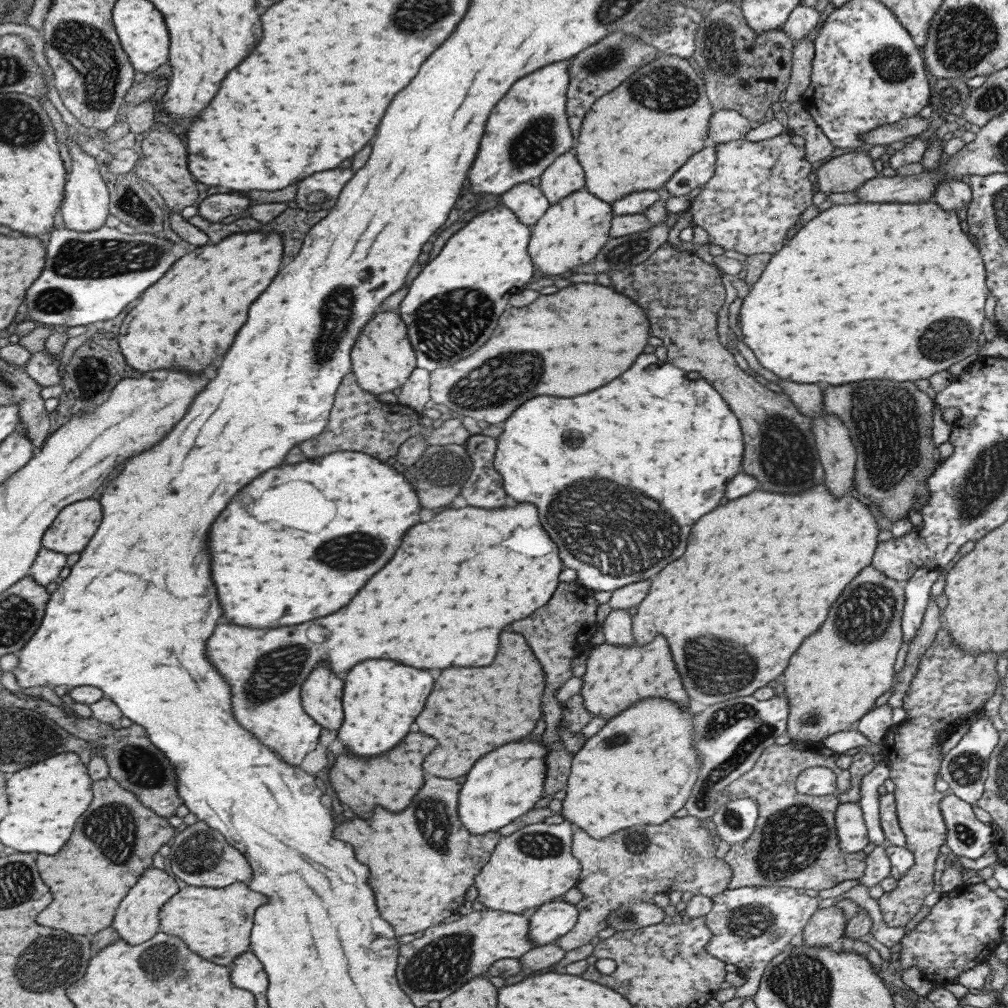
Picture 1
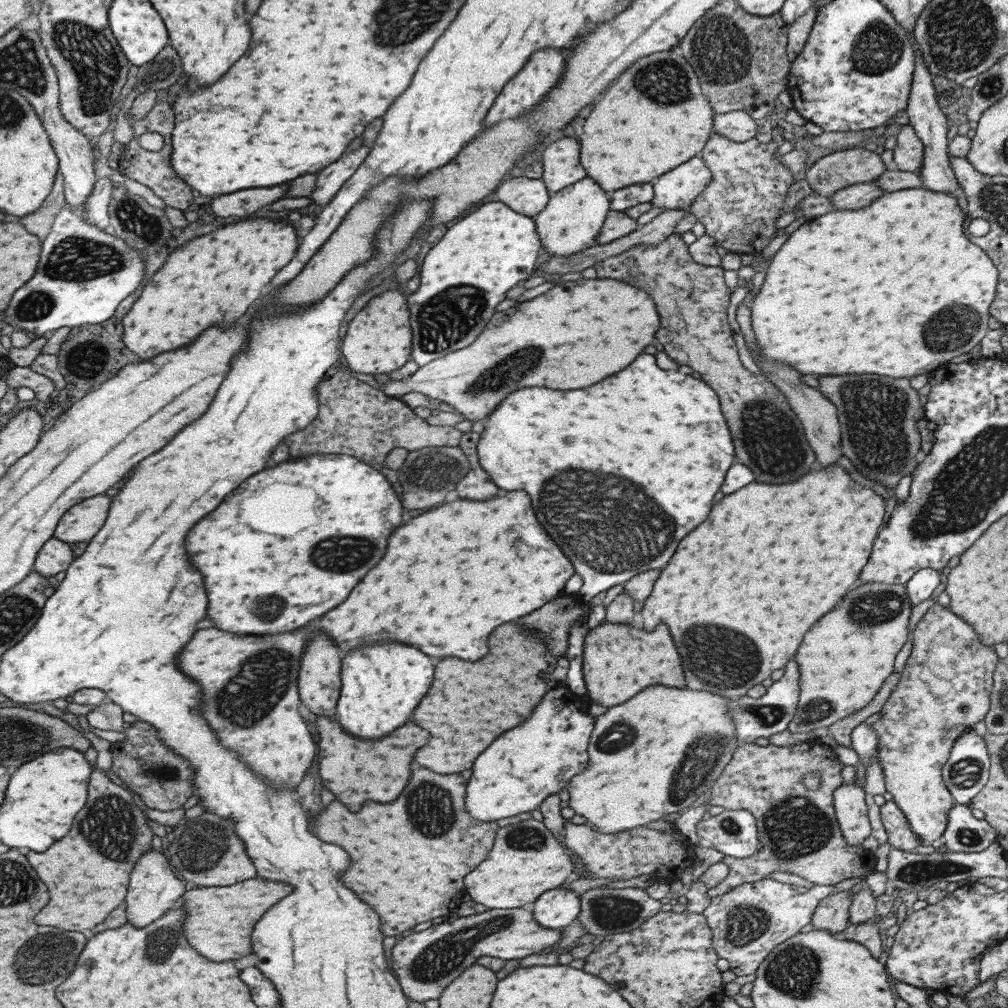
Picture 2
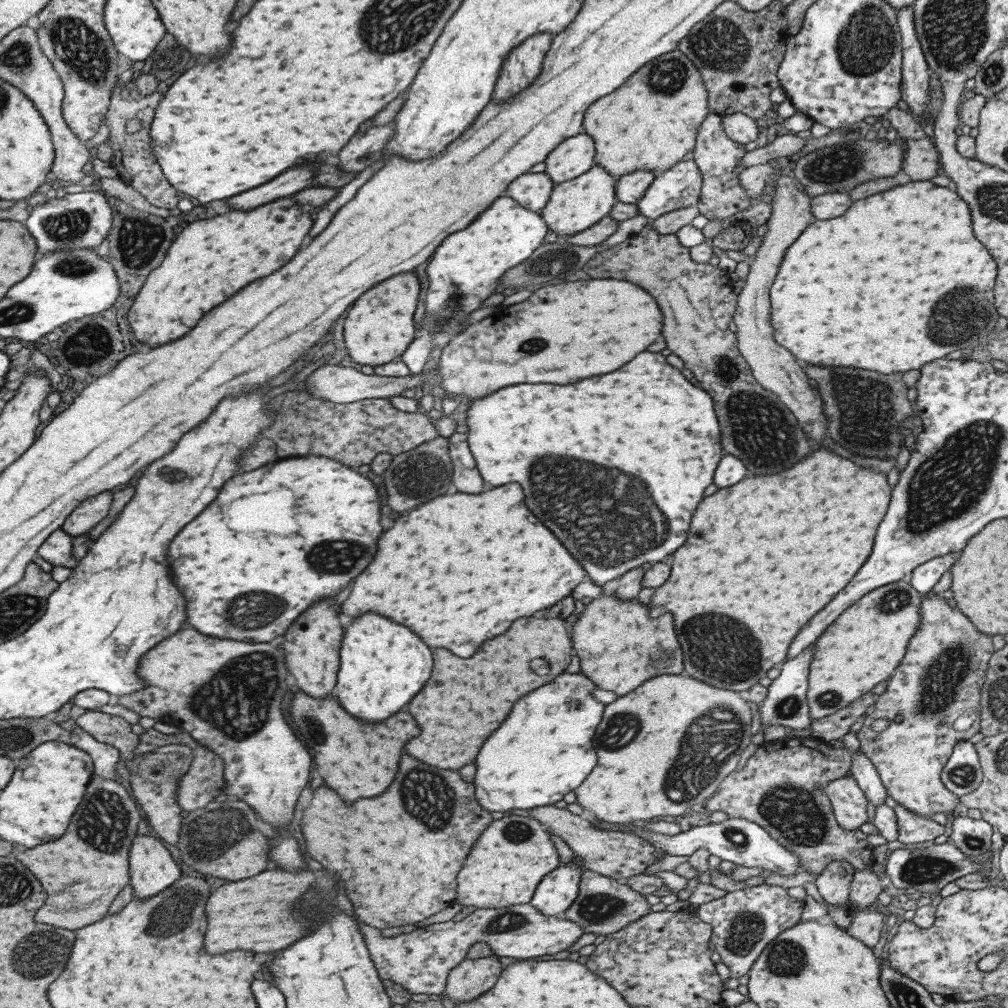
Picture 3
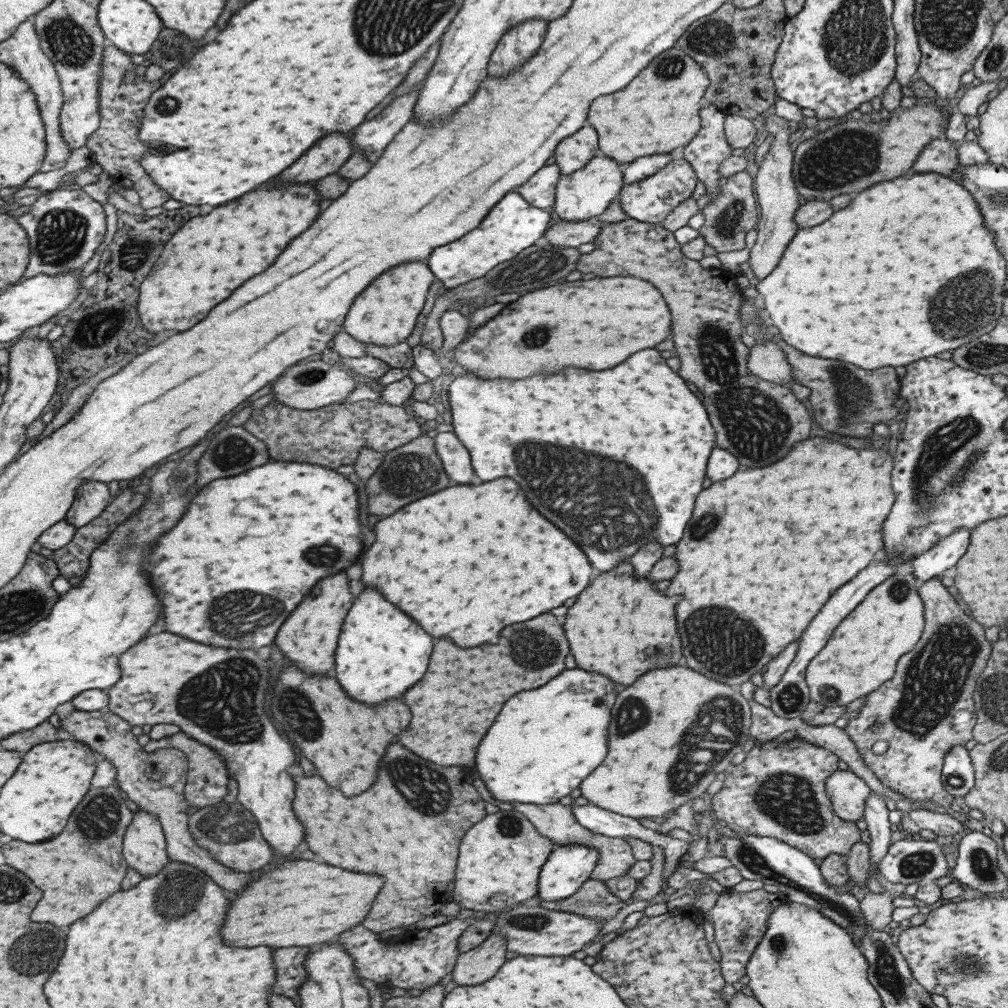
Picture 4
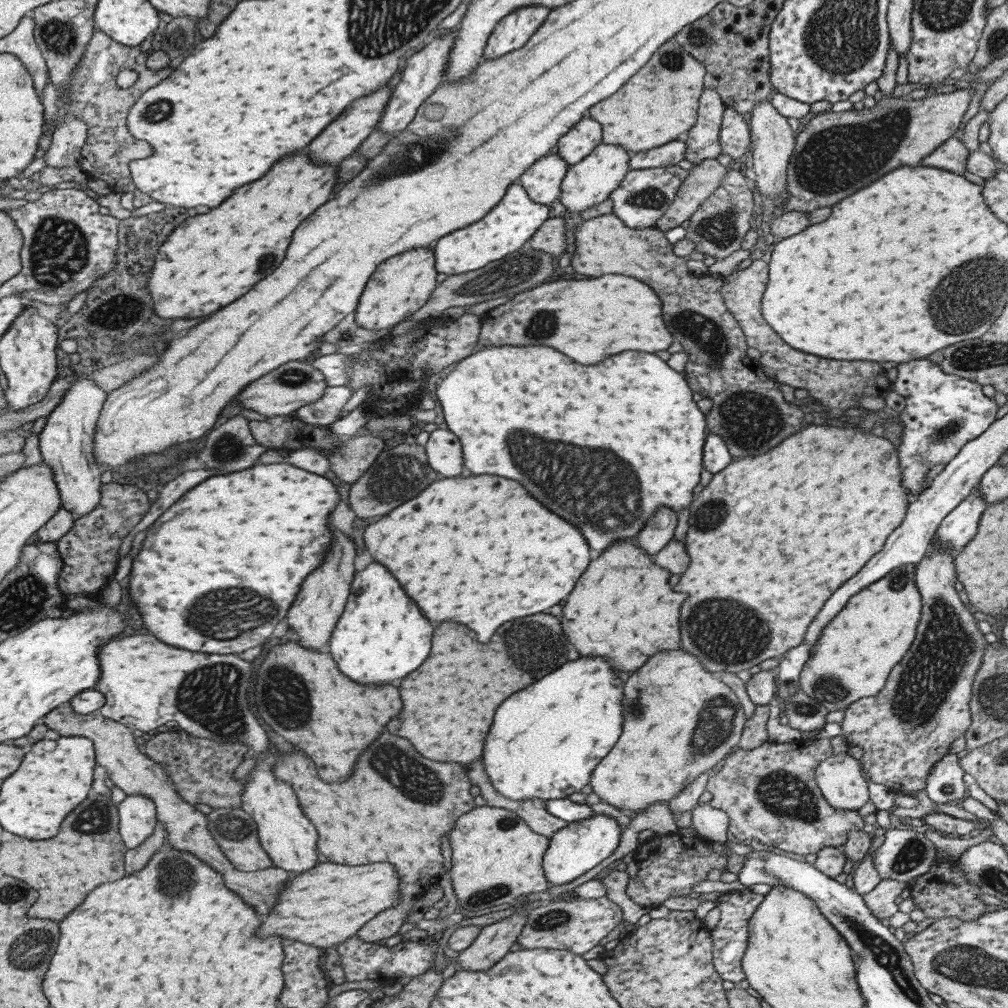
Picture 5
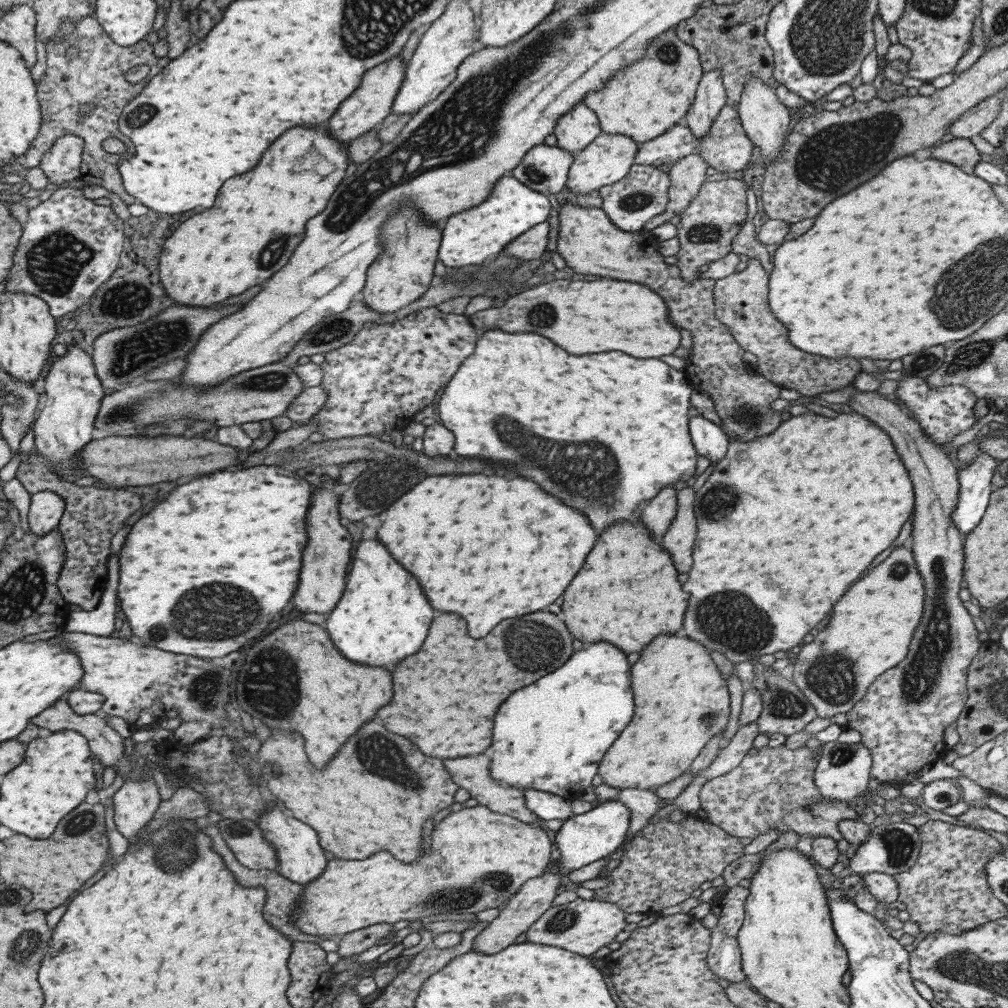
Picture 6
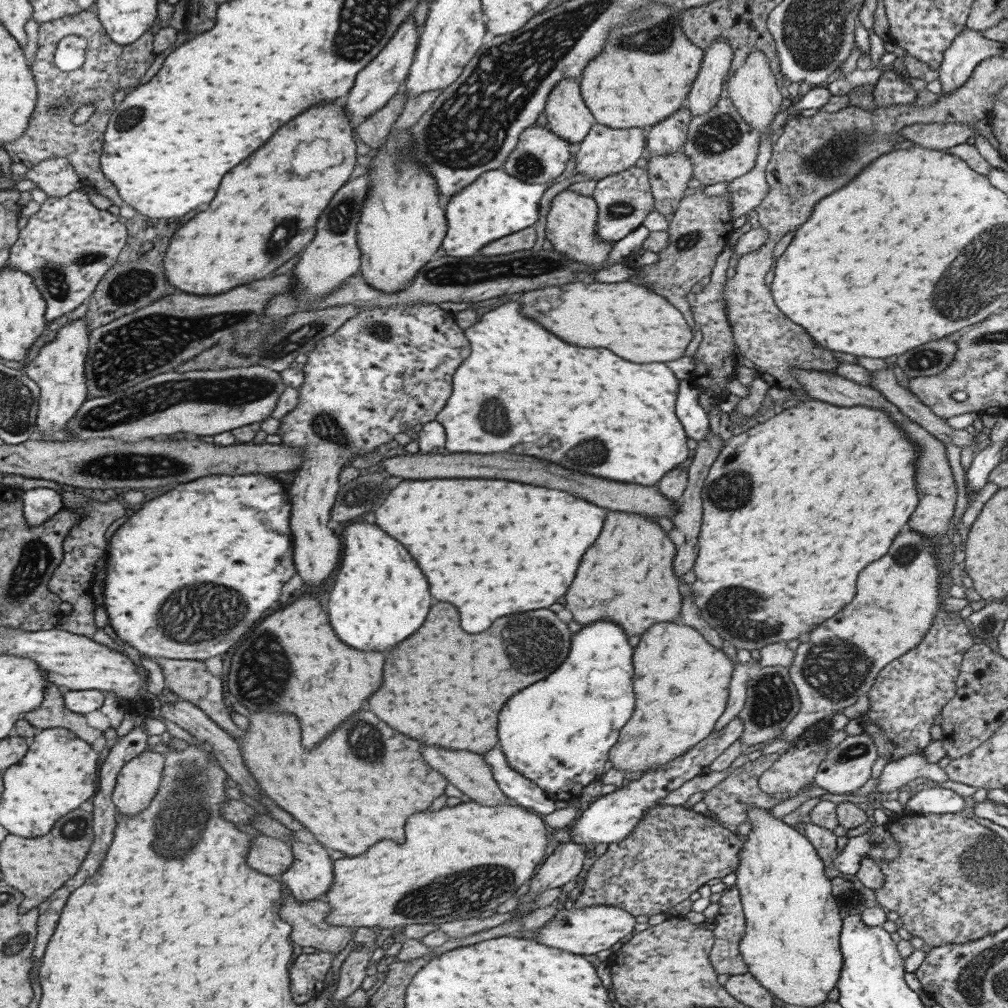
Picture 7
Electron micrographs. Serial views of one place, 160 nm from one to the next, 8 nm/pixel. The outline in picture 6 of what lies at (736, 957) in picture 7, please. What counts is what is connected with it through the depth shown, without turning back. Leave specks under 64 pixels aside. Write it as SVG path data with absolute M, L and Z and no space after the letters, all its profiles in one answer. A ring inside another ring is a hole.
M735 885L710 904L710 912L716 916L717 923L710 929L710 947L706 954L706 964L711 973L730 983L736 983L746 978L740 967L740 950L736 936L744 919L744 900L748 894L748 889Z

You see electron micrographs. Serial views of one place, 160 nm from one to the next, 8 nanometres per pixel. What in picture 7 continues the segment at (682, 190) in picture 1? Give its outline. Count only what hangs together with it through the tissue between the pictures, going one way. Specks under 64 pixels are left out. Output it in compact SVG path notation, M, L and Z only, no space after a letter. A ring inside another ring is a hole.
M634 166L596 181L590 197L596 202L597 224L595 232L597 239L609 243L621 240L626 234L642 225L645 216L654 208L654 198L650 191L648 172Z

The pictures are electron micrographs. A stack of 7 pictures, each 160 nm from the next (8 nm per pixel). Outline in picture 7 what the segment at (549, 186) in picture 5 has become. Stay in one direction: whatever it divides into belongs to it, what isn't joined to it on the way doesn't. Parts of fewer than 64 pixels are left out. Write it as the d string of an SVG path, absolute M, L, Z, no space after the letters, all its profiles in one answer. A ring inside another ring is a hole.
M531 125L525 128L519 136L519 142L515 144L513 152L507 156L503 170L509 176L515 176L527 184L551 184L558 180L565 168L565 162L571 158L569 155L569 143L553 134L547 126Z

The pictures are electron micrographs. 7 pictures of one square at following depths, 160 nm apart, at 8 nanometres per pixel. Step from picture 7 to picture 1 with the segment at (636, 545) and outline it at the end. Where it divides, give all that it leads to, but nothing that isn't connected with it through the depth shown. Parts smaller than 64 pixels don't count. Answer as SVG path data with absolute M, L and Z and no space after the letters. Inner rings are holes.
M655 636L651 642L644 645L634 642L629 646L617 646L605 641L595 645L586 658L585 672L580 679L582 685L579 696L582 698L583 707L591 716L599 716L605 722L625 711L625 708L631 707L631 704L649 697L659 696L683 702L683 706L689 702L671 660L667 640L663 636Z

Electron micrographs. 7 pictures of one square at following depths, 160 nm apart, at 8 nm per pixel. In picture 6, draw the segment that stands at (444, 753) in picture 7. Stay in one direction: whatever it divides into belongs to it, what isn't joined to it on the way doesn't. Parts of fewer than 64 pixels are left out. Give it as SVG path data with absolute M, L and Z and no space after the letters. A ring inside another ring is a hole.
M463 756L455 760L443 760L444 769L450 774L451 780L463 790L467 790L471 798L475 798L478 805L486 806L489 810L499 814L505 814L511 818L516 818L525 824L542 828L545 832L554 833L562 826L562 820L539 820L527 807L521 789L509 787L505 783L498 783L491 778L489 767L490 760L487 756Z

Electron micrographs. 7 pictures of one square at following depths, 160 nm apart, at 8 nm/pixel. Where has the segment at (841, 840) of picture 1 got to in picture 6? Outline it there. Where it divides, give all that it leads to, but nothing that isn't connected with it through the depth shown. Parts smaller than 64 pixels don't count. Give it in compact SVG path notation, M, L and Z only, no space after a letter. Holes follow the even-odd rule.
M833 741L822 743L817 766L812 781L822 797L832 798L839 802L848 802L856 799L859 793L865 791L870 778L871 756L869 749L860 742L844 744Z

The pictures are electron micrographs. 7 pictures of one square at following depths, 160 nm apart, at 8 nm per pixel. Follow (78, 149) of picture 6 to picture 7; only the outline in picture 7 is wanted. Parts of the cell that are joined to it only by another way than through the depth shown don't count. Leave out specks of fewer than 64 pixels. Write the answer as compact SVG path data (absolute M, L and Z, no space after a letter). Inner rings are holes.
M54 156L30 168L26 179L38 185L48 197L61 197L77 191L83 185L80 175L66 158Z

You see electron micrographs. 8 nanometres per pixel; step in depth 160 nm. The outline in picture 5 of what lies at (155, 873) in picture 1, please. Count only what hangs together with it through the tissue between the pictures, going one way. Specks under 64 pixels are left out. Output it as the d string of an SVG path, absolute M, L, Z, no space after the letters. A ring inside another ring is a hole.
M125 795L116 809L123 844L127 850L140 846L157 824L154 802L143 795Z

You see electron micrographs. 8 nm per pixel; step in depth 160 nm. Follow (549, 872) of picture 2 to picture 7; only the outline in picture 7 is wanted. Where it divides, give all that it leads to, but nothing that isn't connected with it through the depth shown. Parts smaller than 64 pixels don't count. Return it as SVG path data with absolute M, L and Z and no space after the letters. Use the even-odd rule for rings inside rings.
M469 801L435 812L415 812L405 820L403 844L379 840L361 856L332 862L333 882L323 896L332 908L325 917L326 923L349 928L379 926L395 930L408 924L440 925L477 918L484 910L493 910L511 898L521 884L530 880L535 866L545 856L545 837L542 817L513 803L485 806Z

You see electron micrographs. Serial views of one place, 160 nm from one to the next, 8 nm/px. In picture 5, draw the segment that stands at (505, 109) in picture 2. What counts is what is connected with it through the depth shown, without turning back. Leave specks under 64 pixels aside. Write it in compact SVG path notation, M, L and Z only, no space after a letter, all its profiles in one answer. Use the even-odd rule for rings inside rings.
M531 5L509 12L493 27L482 50L483 59L496 59L520 49L549 14L549 8Z

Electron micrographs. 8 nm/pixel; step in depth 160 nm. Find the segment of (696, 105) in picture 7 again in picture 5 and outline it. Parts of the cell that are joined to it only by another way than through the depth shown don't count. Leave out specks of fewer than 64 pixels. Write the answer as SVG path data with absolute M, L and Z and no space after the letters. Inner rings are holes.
M703 88L698 98L696 121L683 137L685 160L697 164L720 155L718 134L724 109L717 91L714 88Z

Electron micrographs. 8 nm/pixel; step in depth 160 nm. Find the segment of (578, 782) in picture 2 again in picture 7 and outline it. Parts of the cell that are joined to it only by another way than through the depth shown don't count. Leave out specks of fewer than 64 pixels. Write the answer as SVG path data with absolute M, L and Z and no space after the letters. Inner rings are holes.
M675 622L649 626L633 650L635 708L607 753L611 768L656 771L709 736L724 712L733 669L725 653L707 644L697 630Z

